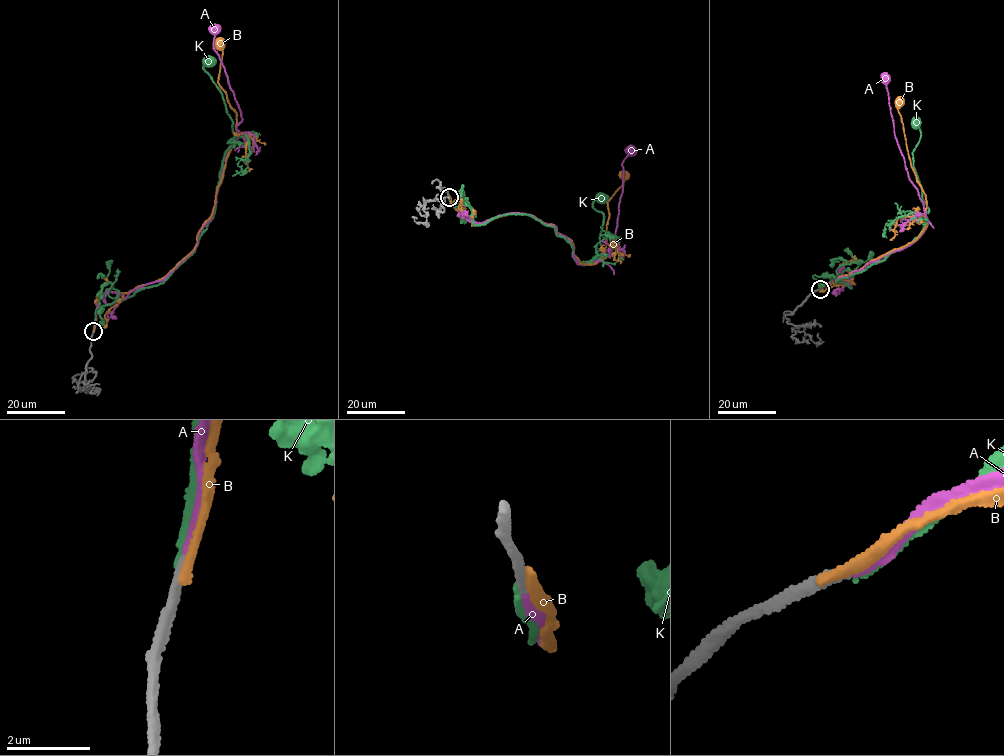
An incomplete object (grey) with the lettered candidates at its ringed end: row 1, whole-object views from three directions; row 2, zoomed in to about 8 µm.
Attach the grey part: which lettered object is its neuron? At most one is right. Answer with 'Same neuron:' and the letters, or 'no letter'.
Same neuron: A

